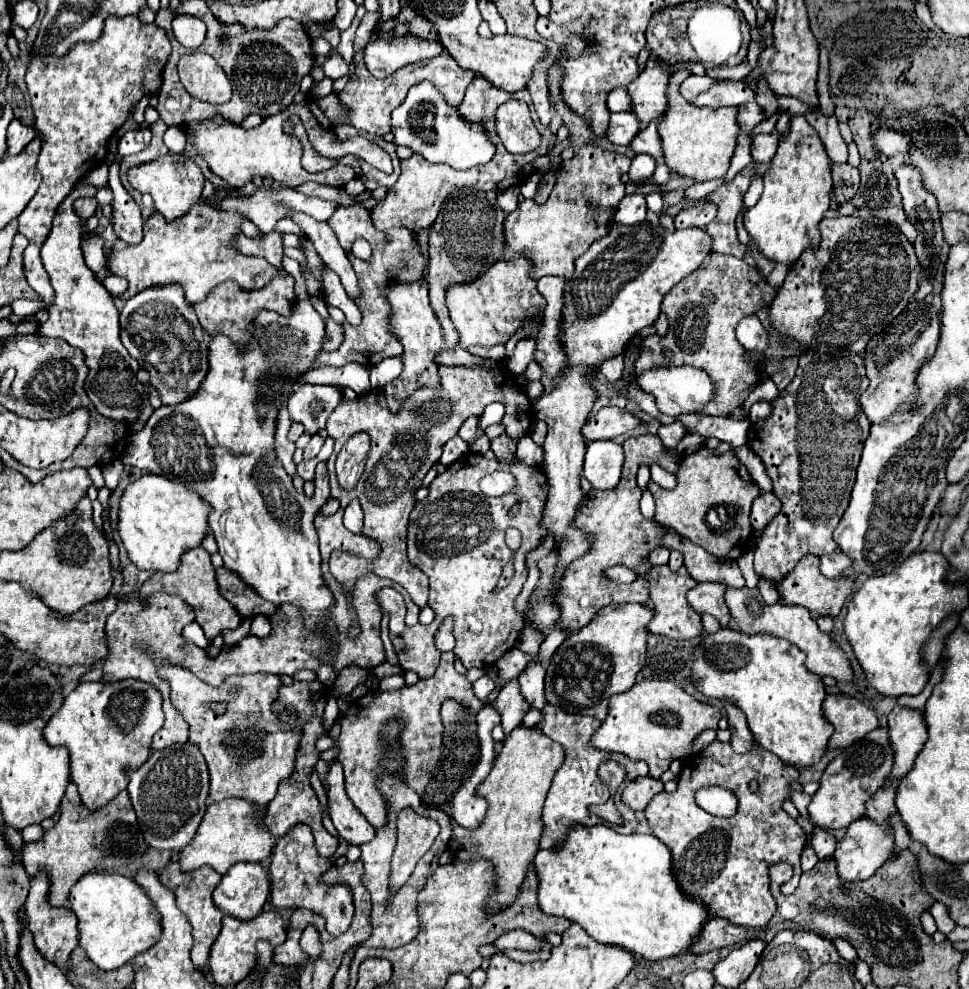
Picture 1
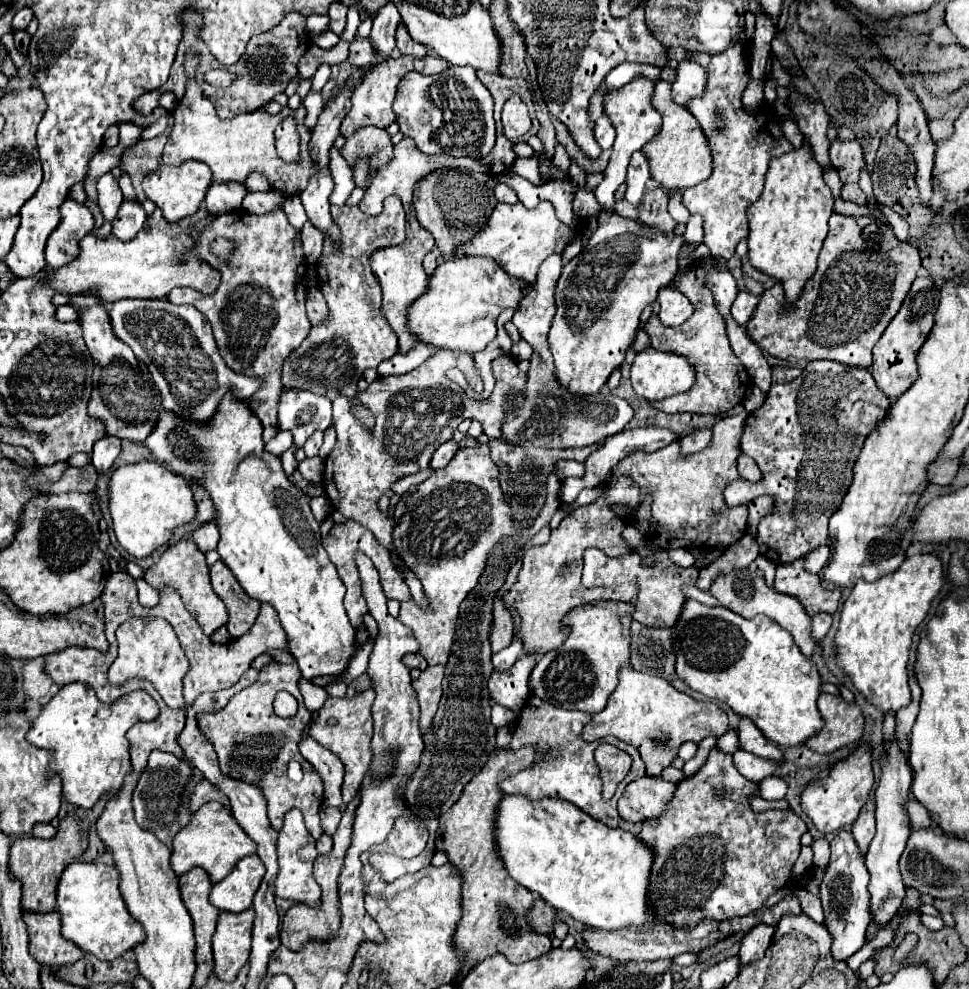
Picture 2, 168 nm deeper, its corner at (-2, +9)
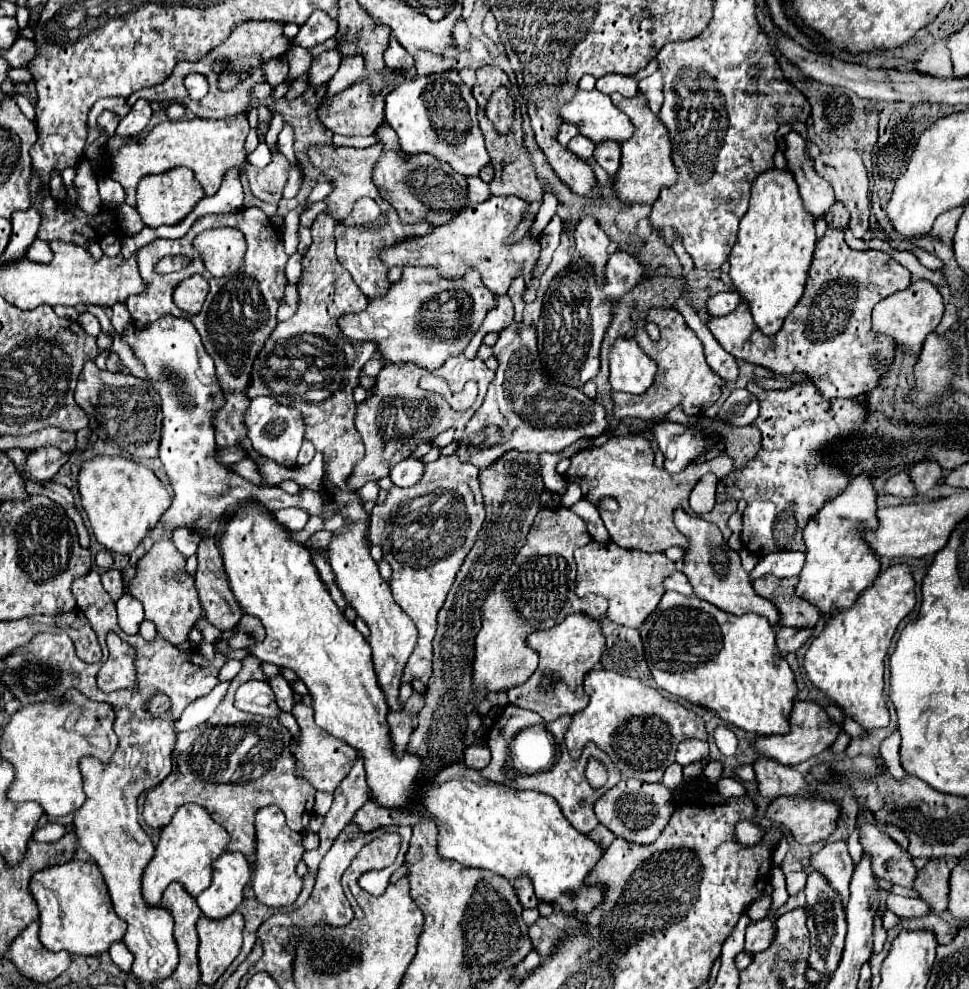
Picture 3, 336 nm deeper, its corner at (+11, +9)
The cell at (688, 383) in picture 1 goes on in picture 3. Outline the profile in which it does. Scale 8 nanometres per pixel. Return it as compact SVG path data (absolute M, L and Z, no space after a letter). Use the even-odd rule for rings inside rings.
M618 338L608 354L610 386L616 392L644 394L652 386L656 366L648 358L634 338Z

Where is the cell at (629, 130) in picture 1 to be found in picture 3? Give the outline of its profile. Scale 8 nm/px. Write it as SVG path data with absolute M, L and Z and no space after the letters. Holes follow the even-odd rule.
M582 134L574 136L566 148L578 158L592 158L592 154L594 154L594 142Z

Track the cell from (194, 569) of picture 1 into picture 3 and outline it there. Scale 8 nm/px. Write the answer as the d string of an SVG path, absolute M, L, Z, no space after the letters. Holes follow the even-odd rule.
M160 540L138 560L136 574L126 586L126 592L142 602L144 618L152 620L158 634L170 644L186 642L188 632L194 628L194 622L202 616L194 578L184 570L184 564L186 558L176 550L172 540Z

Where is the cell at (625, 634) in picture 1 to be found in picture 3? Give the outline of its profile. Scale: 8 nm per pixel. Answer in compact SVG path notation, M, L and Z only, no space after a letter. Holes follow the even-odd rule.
M570 614L564 622L560 622L554 628L530 634L526 638L526 644L534 652L538 652L540 664L538 664L538 670L532 674L530 682L508 692L510 704L538 712L546 722L552 722L564 714L572 716L584 710L588 698L582 688L582 682L584 682L584 676L600 662L600 656L604 650L600 624L582 614Z

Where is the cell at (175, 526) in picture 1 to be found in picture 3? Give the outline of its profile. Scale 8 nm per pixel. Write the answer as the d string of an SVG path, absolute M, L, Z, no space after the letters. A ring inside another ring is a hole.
M94 456L82 462L78 472L78 492L96 540L118 554L130 554L170 508L170 494L156 474L122 456Z

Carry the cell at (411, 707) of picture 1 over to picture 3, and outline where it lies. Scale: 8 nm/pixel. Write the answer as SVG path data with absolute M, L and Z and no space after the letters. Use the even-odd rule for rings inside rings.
M296 704L292 708L292 716L296 718L296 722L300 726L300 734L296 738L296 748L294 748L296 774L300 778L304 778L306 782L310 782L320 792L334 792L338 782L342 782L342 778L346 778L346 774L350 772L350 768L358 756L354 754L354 750L350 750L350 746L346 746L346 742L336 740L334 736L328 736L322 728L318 728L314 724L312 706Z

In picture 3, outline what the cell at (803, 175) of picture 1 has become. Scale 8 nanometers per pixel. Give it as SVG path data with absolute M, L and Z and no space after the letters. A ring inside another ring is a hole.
M776 168L760 174L754 180L750 208L740 220L738 238L730 254L730 278L762 334L774 336L782 328L784 318L800 302L814 258L814 246L814 220L802 210L794 176Z

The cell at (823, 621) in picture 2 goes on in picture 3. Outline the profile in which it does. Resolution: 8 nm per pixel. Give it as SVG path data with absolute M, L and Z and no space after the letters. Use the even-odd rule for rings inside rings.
M782 628L776 634L776 646L782 654L788 652L796 652L800 646L804 646L808 642L808 638L812 636L812 630L794 630L794 628Z

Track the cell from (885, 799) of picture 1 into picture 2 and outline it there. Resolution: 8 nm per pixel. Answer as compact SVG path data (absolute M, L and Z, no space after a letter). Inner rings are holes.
M861 810L851 832L853 832L853 838L859 844L859 848L865 852L871 838L875 836L875 812L873 810Z

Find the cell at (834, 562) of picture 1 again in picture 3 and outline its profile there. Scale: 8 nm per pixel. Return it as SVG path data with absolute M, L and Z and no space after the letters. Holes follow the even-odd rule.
M772 552L760 558L758 566L750 572L750 578L760 578L766 574L772 574L776 578L790 578L798 576L804 566L806 556L802 552Z

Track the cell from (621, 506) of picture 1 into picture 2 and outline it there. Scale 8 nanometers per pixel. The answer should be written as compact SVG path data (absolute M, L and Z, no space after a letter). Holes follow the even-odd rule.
M617 476L611 478L609 484L603 486L603 496L599 496L595 502L577 508L569 518L561 520L561 524L551 532L551 538L543 546L531 546L525 550L523 568L517 576L517 582L509 588L509 592L503 596L507 608L515 608L521 614L521 630L519 636L525 644L525 652L545 654L547 650L559 648L565 640L565 628L563 618L565 614L579 606L593 600L623 600L631 602L639 586L635 582L625 582L619 586L605 586L605 588L585 588L581 584L581 572L583 572L583 552L587 548L601 548L607 556L621 556L631 552L623 538L625 530L625 518L619 516L611 506L623 504L629 510L635 510L639 506L639 486L629 476Z

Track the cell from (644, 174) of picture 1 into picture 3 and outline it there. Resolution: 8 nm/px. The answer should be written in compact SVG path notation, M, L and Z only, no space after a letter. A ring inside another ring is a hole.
M614 140L596 142L594 160L612 176L614 170L618 170L618 162L620 162L620 144L614 142Z

